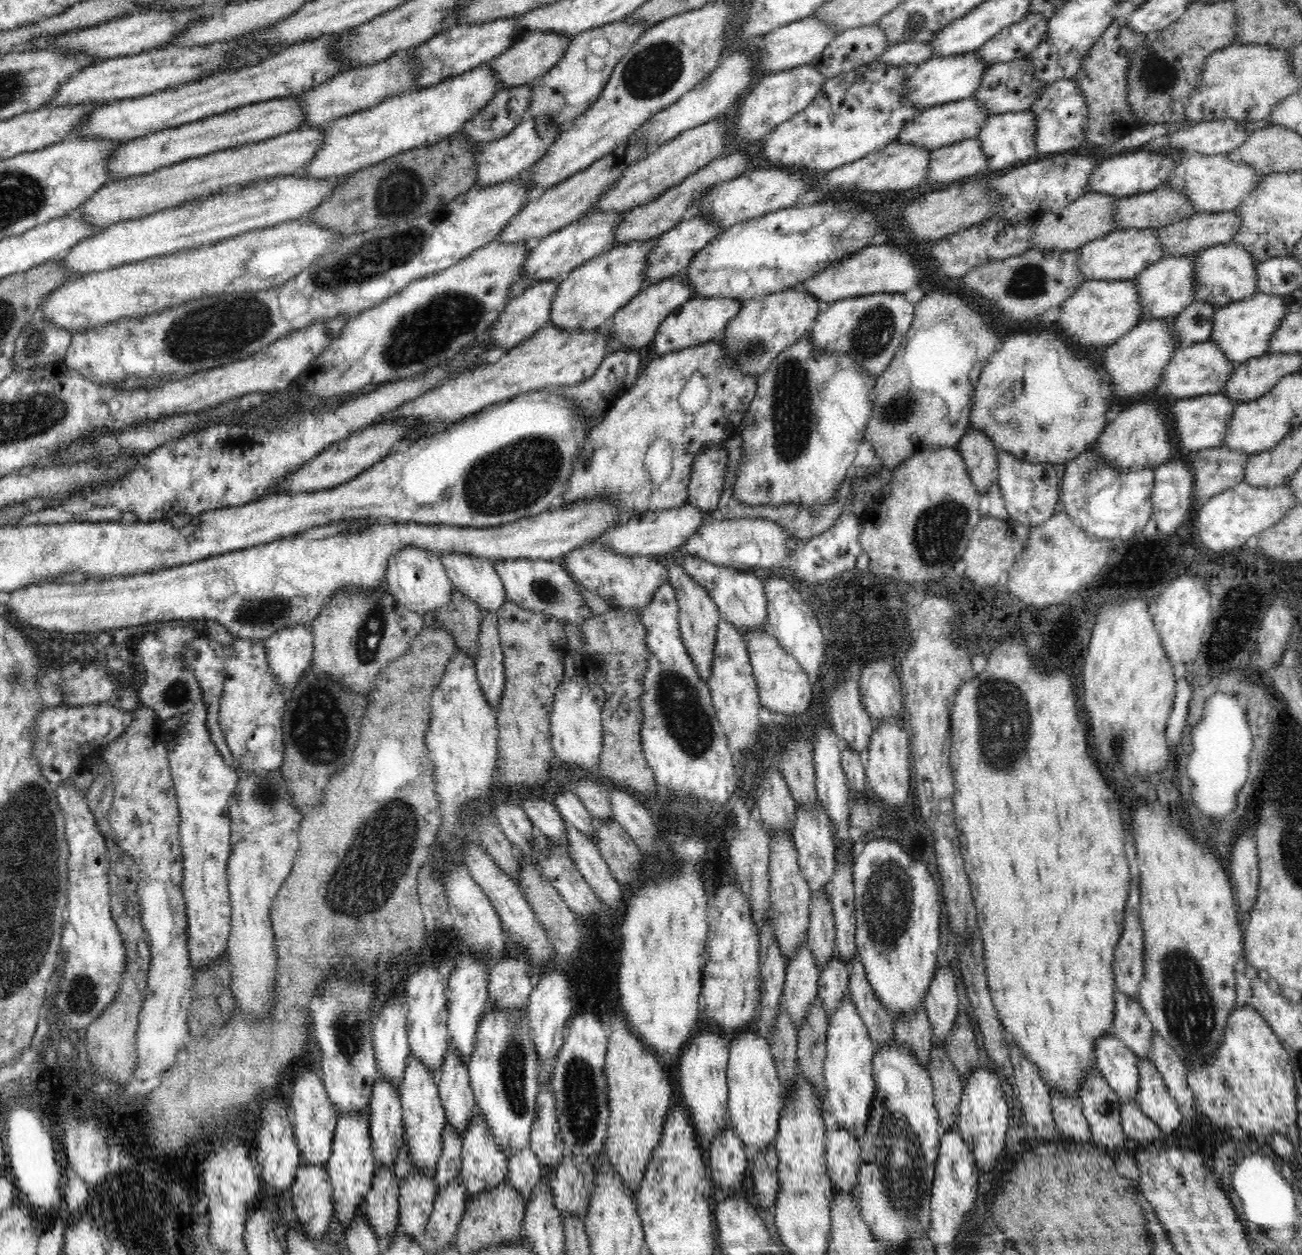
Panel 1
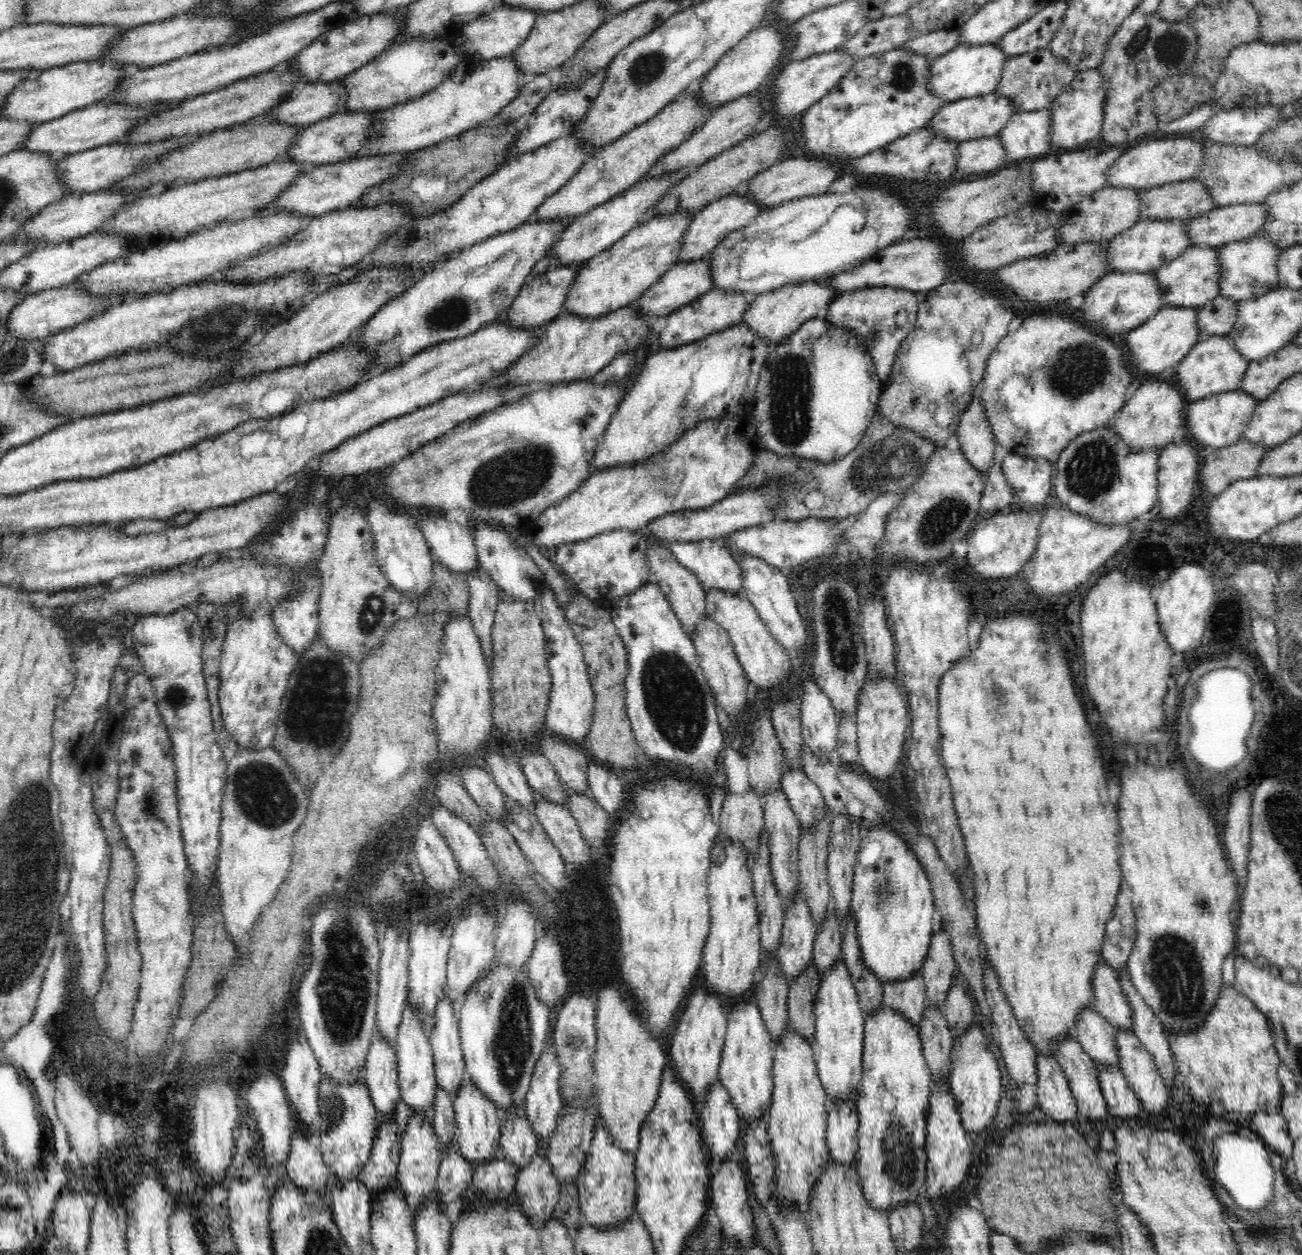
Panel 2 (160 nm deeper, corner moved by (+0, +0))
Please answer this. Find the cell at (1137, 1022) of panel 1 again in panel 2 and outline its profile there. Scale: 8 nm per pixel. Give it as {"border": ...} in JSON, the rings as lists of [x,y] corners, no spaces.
{"border":[[[1102,958],[1094,965],[1093,1008],[1115,1028],[1133,1030],[1133,1010],[1119,983],[1119,974]]]}

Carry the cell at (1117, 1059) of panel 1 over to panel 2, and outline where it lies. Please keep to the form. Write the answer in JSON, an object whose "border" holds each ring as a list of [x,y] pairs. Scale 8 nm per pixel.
{"border":[[[1084,1007],[1075,1020],[1076,1040],[1097,1064],[1118,1067],[1115,1027],[1096,1009]]]}

